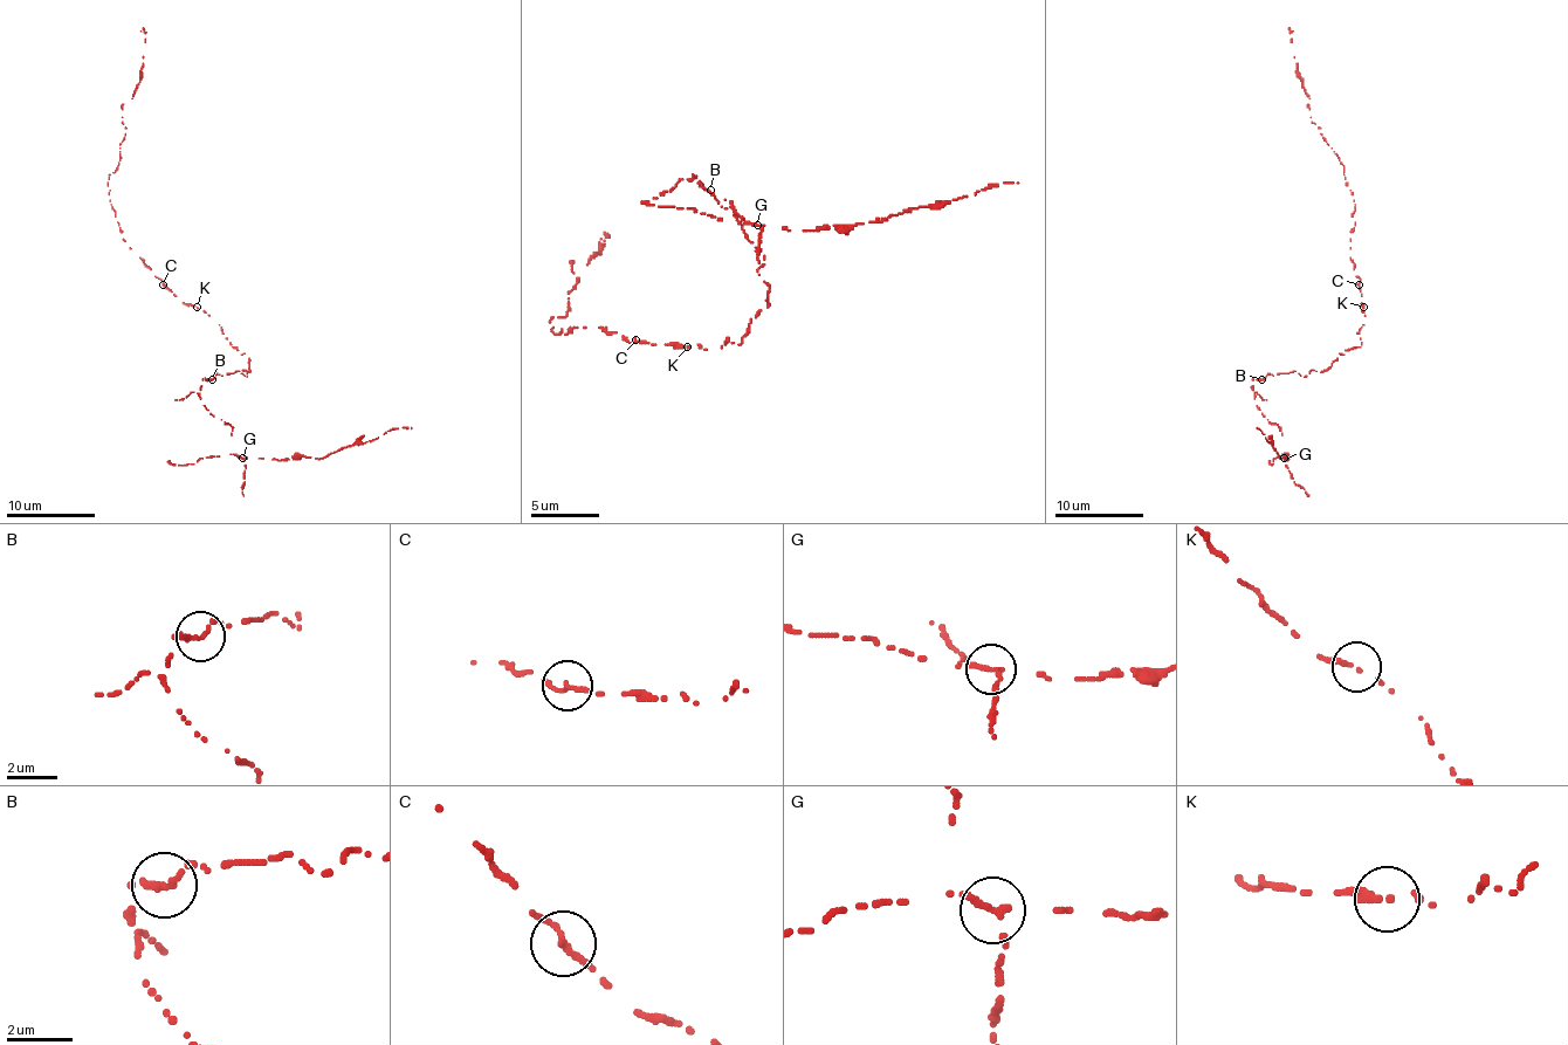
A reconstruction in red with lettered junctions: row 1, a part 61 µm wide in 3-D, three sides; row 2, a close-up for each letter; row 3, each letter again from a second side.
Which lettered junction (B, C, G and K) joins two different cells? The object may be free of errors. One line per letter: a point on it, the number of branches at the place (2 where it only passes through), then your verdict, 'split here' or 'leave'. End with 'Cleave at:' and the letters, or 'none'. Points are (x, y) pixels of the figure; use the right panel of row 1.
B: place (1262, 379); branches 1; leave
C: place (1359, 284); branches 1; leave
G: place (1284, 458); branches 1; split here
K: place (1363, 307); branches 1; leave
Cleave at: G

